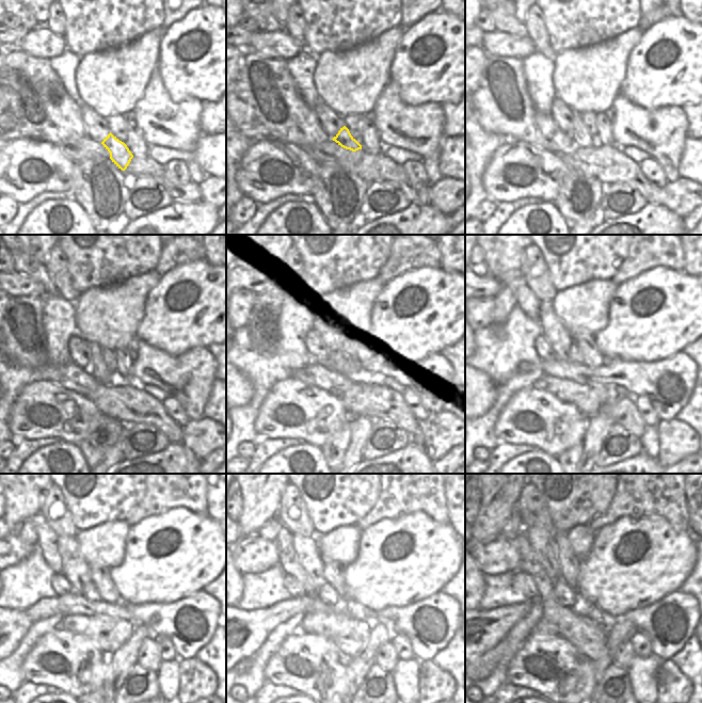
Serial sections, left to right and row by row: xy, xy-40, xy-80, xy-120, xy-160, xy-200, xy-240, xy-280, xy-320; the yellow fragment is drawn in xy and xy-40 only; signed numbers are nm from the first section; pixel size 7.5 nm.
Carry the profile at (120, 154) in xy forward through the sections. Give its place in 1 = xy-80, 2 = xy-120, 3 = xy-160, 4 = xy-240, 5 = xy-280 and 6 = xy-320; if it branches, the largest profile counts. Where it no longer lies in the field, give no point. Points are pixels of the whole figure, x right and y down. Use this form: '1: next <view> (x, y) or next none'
1: next xy-80 (579, 133)
2: next xy-120 (96, 368)
3: next xy-160 (328, 344)
4: next xy-240 (76, 570)
5: next xy-280 (306, 548)
6: next xy-320 (542, 542)

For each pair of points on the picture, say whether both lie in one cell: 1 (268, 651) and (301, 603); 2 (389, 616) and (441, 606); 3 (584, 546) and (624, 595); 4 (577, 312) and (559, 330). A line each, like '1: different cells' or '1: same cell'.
1: different cells
2: same cell
3: different cells
4: different cells

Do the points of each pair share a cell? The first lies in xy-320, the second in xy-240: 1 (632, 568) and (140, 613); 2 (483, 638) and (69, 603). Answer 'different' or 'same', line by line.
1: different
2: same

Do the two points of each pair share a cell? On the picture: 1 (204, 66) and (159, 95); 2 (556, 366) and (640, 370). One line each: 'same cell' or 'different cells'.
1: different cells
2: same cell

